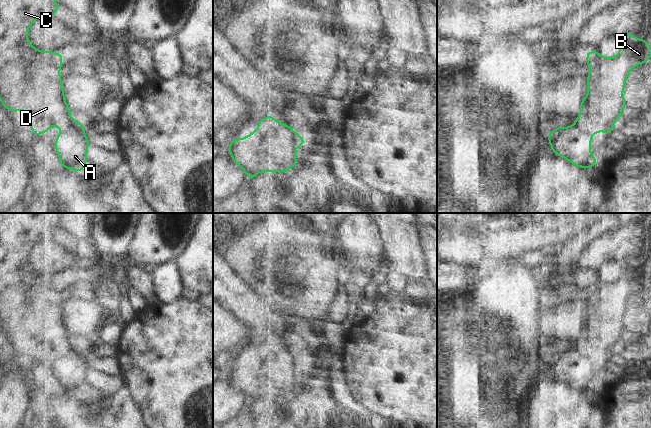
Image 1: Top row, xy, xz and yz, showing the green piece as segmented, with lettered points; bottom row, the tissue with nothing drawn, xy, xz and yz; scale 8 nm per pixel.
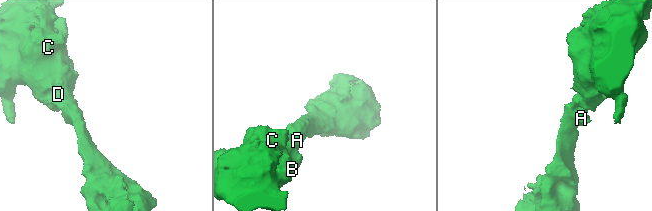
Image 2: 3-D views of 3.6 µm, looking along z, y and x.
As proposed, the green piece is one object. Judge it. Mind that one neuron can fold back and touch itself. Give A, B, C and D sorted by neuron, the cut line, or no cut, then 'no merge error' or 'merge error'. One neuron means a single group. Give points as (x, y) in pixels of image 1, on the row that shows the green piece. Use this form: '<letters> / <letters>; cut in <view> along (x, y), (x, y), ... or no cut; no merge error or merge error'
A B C D; no cut; no merge error

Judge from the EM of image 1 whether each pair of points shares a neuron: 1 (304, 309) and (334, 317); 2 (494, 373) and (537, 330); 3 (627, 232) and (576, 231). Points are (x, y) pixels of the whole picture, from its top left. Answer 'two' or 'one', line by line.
1: two
2: one
3: two

